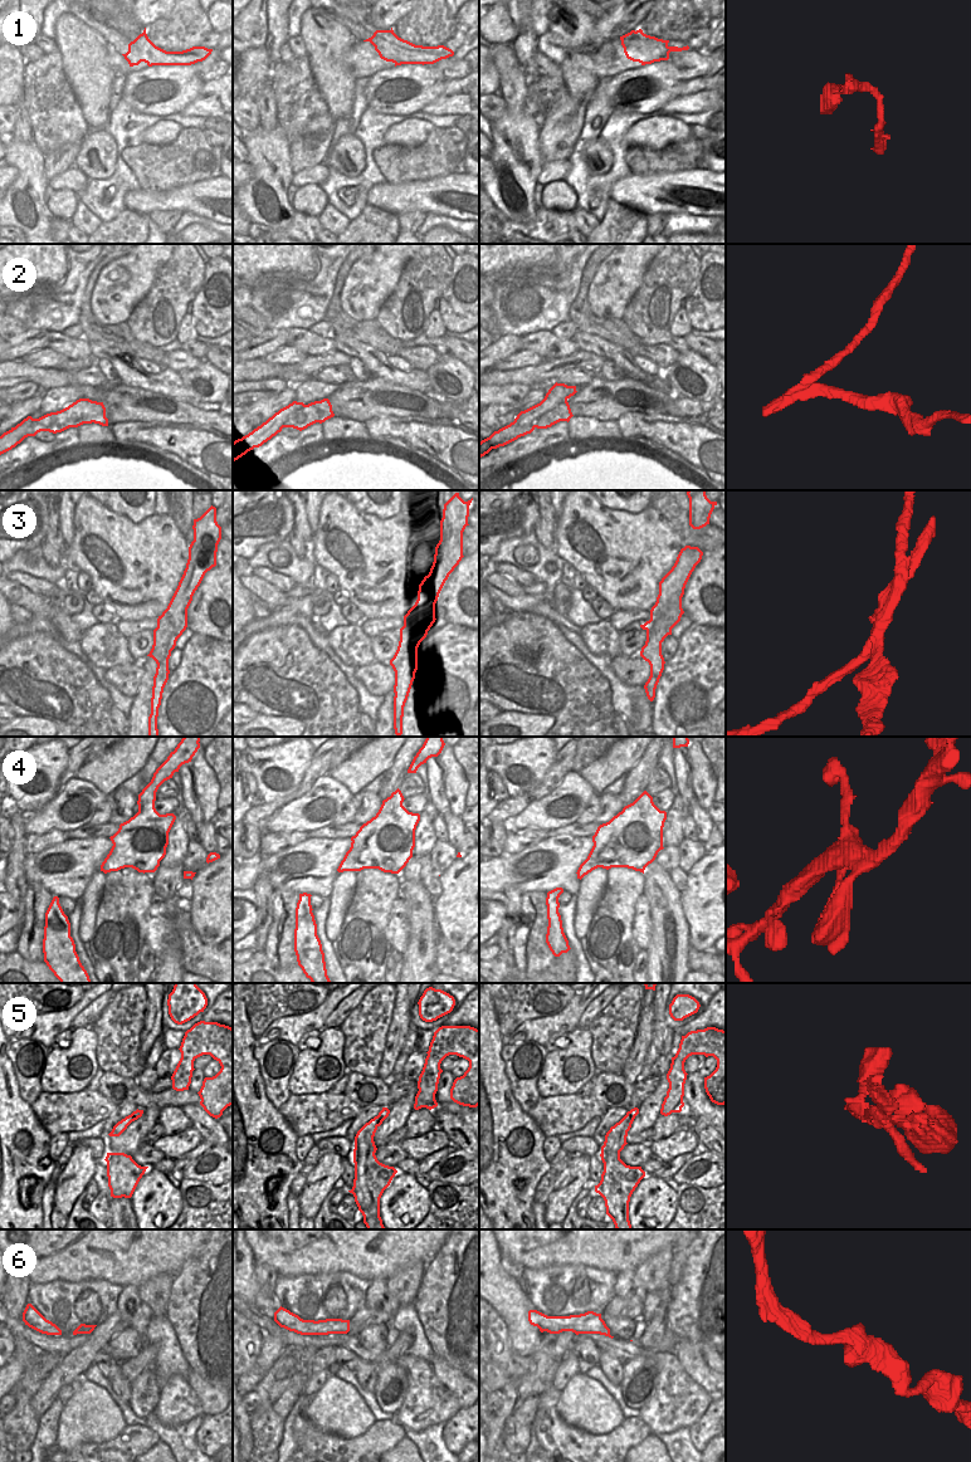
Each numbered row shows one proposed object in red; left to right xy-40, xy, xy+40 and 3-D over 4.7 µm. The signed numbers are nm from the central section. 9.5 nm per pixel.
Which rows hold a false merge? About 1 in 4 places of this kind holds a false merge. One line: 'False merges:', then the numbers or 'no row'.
False merges: 1, 2, 3

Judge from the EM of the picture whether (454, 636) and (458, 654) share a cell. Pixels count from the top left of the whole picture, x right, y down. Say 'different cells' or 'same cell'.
same cell

